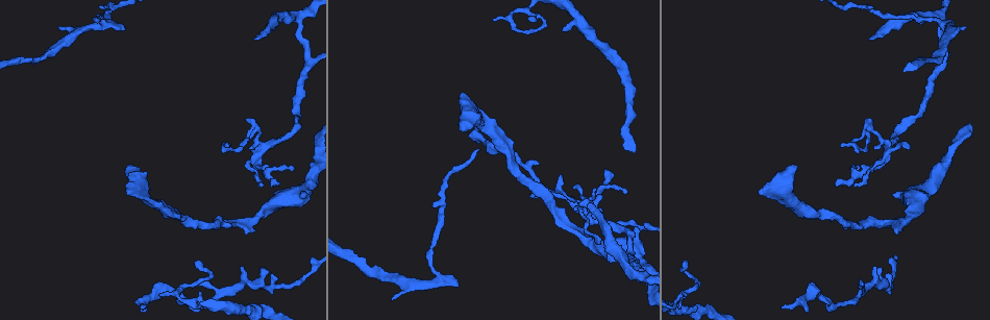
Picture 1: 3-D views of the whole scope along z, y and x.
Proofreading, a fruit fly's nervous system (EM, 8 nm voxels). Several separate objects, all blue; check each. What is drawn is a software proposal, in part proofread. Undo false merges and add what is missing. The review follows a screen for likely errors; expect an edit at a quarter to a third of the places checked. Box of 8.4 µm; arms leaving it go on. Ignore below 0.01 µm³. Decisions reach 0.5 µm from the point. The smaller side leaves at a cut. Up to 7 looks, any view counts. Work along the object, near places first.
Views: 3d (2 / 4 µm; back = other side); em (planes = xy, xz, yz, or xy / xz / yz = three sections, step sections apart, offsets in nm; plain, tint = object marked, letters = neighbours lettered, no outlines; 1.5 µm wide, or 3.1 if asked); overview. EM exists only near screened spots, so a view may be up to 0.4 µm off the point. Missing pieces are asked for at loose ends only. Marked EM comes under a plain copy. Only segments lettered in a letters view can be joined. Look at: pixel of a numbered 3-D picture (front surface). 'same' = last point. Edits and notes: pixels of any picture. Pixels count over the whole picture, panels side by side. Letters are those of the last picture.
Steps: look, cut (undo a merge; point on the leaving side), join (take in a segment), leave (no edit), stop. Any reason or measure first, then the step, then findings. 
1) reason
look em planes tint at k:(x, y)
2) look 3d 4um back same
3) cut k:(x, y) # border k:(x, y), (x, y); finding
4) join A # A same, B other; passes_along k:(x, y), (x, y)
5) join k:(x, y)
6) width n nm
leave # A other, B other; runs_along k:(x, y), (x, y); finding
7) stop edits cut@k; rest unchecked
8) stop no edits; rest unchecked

free end
look em xy step 4 tint at 1:(459, 283)

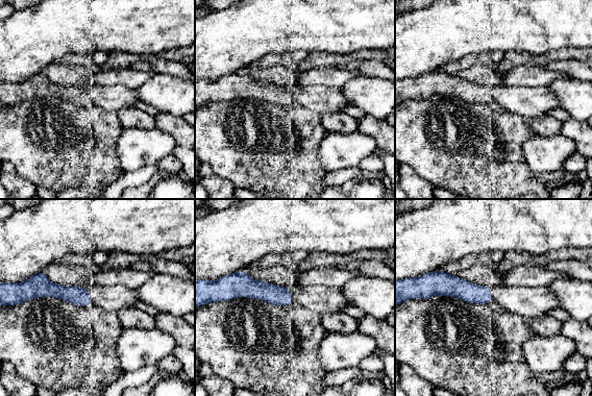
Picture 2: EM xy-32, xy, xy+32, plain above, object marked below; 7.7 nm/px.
cut it another way
look em planes letters same

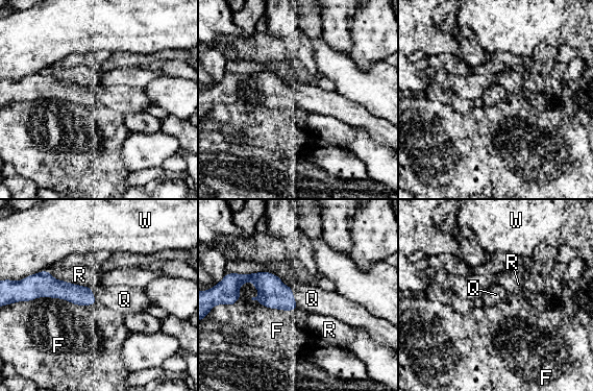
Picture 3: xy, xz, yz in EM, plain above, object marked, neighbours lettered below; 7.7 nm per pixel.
join 3:(312, 298) # F other, Q same, R other, W other; the neuron continues

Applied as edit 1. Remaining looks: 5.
free end
look 3d 4um at 1:(460, 94)

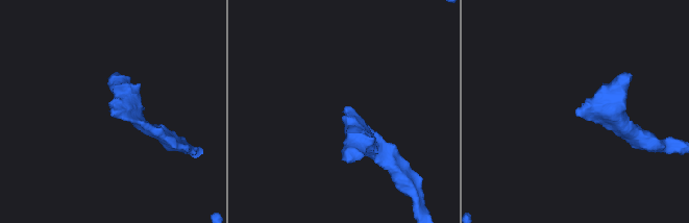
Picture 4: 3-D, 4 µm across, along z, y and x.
now the EM
look em planes letters at 4:(112, 114)

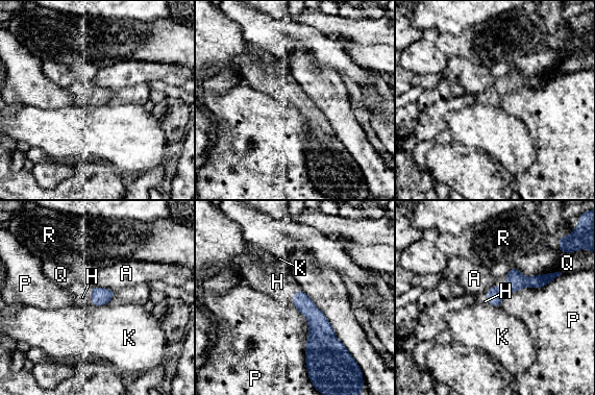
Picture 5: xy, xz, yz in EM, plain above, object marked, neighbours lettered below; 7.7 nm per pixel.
width 120 nm
join 5:(82, 297) # A other, H same, K other, P other, Q other, R other; the neuron continues

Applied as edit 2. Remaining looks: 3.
three-way junction
look 3d 2um at 1:(263, 145)

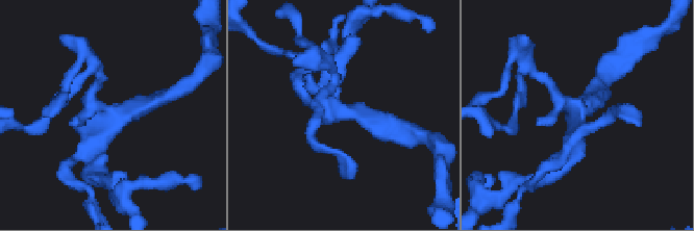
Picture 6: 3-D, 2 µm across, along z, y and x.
arms 3; need the tissue
look em planes letters at 6:(345, 109)

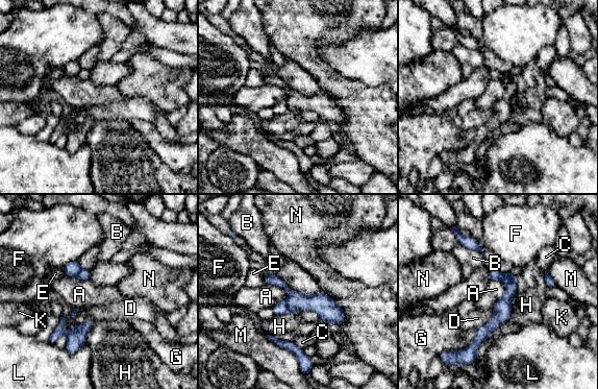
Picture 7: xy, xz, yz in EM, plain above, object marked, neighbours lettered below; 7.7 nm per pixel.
longest_contact H 700 nm
leave # A other, B other, C other, D other, E other, F other, G other, H other, K other, L other, M other, N other; runs_along 7:(266, 277), (342, 319); continuous, no second neuron

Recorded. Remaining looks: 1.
stop edits join@3, join@5; rest unchecked

